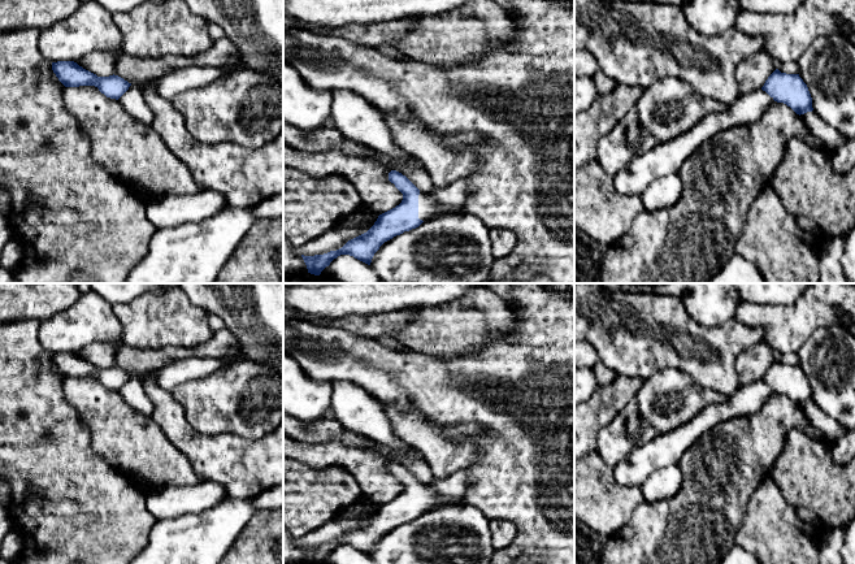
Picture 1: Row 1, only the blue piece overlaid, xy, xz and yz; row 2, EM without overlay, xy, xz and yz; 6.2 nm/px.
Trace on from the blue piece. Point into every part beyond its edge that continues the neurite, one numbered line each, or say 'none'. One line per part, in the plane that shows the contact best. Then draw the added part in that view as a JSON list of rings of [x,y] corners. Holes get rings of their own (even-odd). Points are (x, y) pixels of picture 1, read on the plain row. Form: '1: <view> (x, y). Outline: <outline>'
1: xz (454, 487). Outline: [[[461,469],[443,480],[418,486],[418,509],[429,511],[437,500],[464,500],[466,487],[470,482],[470,470]]]

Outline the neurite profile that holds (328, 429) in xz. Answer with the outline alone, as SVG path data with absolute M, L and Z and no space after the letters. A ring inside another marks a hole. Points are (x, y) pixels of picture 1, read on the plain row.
M283 415L283 433L305 443L342 442L355 447L373 448L389 461L395 461L395 451L343 428L334 417L324 417L317 422L303 422Z

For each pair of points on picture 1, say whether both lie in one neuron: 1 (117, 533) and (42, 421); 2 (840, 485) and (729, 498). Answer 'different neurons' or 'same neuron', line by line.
1: same neuron
2: different neurons

